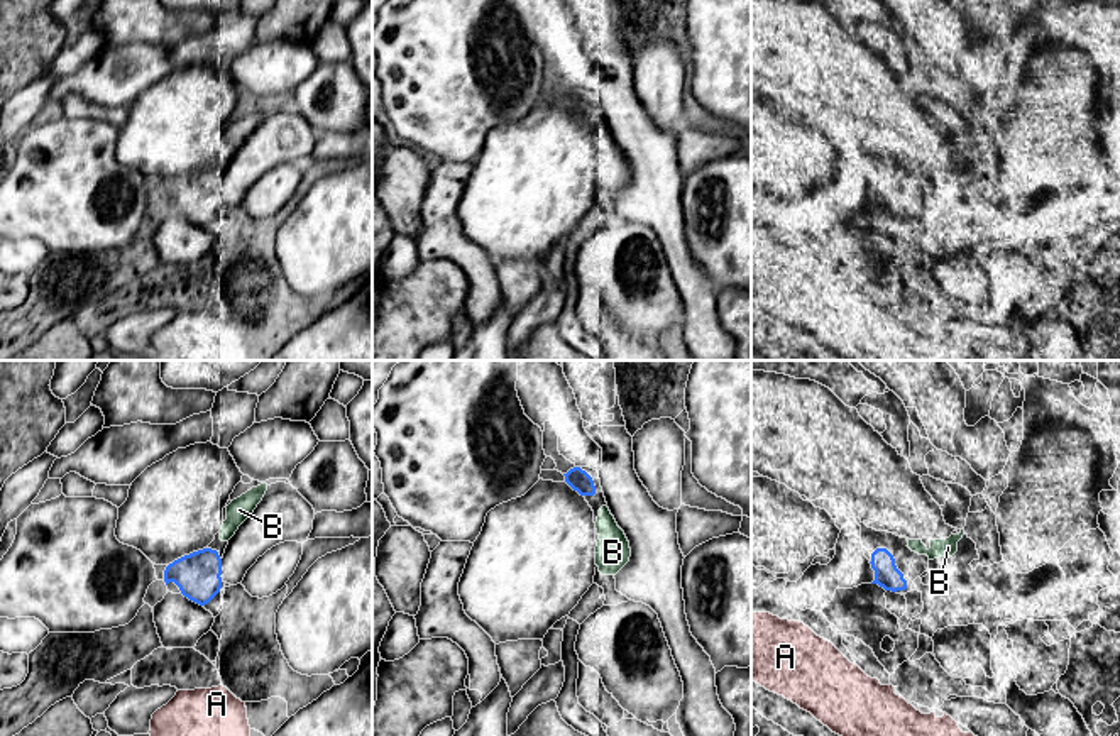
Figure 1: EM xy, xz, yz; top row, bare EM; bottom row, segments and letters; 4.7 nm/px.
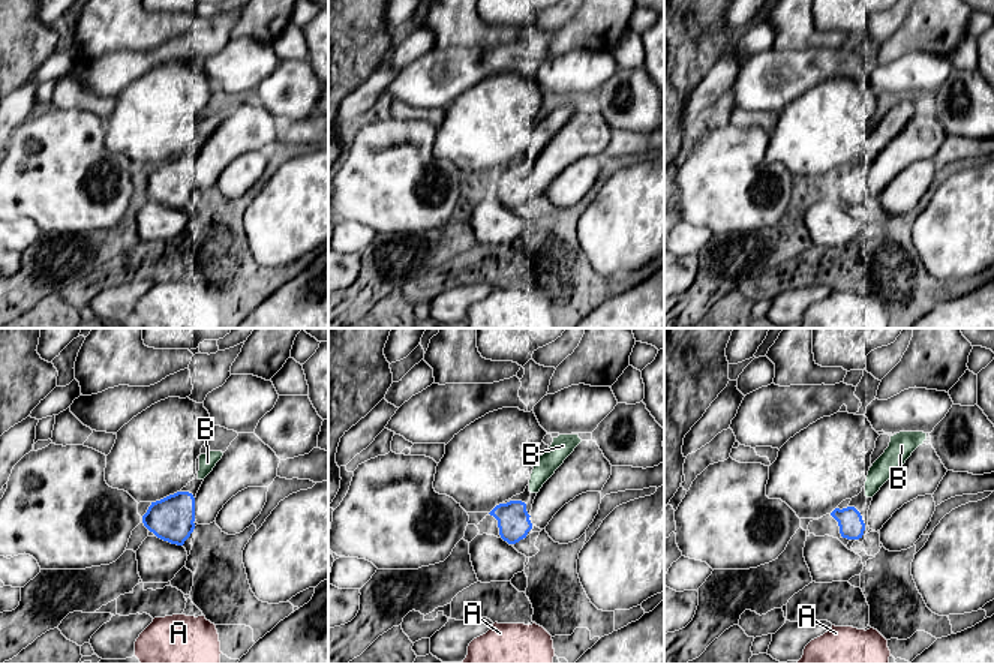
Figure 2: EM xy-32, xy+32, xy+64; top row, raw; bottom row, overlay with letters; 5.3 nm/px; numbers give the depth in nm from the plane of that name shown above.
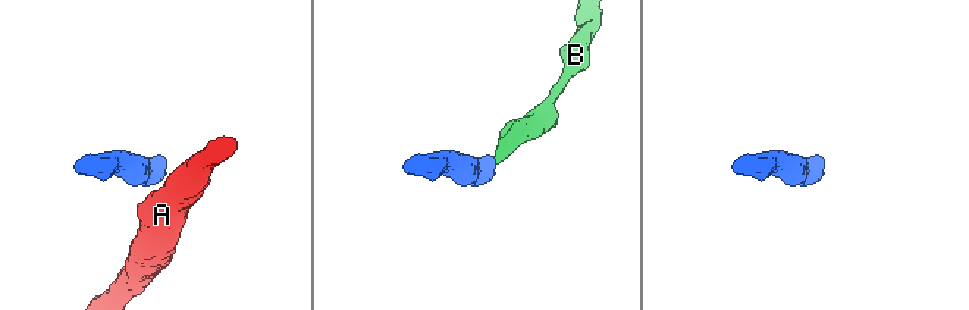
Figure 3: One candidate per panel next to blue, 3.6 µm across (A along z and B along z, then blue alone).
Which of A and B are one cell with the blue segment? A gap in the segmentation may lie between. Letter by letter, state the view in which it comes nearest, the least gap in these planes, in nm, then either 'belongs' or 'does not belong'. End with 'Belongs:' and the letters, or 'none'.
A: yz | 340 nm | does not belong
B: xy | 60 nm | belongs
Belongs: B

